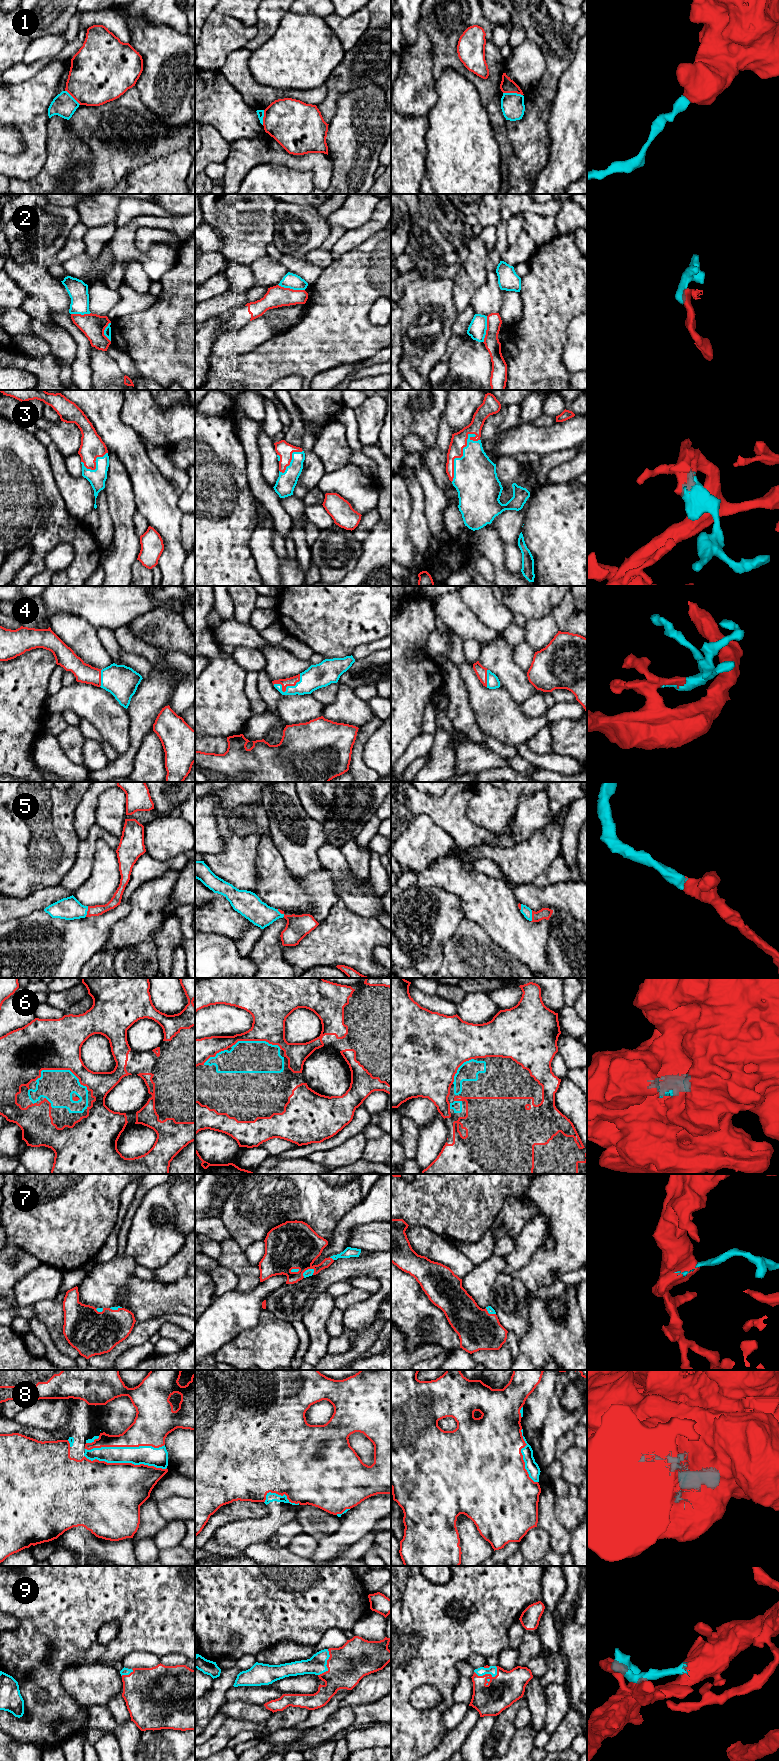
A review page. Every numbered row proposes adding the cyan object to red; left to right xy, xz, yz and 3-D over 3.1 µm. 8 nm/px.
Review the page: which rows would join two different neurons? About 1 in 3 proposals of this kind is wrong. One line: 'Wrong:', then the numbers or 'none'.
Wrong: 1, 2

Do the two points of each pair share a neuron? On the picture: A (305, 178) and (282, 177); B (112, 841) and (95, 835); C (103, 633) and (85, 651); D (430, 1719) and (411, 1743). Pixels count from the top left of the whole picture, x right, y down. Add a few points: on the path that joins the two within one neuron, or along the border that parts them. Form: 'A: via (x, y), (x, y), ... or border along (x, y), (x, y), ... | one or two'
A: via (299, 178), (288, 178) | one
B: via (108, 838), (104, 835), (99, 835) | one
C: border along (96, 629), (96, 634), (101, 644), (112, 658) | two
D: via (426, 1725), (414, 1737) | one

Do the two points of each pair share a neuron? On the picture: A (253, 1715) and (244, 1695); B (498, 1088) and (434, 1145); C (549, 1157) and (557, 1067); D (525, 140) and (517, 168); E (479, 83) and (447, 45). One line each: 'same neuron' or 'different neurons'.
A: different neurons
B: different neurons
C: different neurons
D: same neuron
E: same neuron

